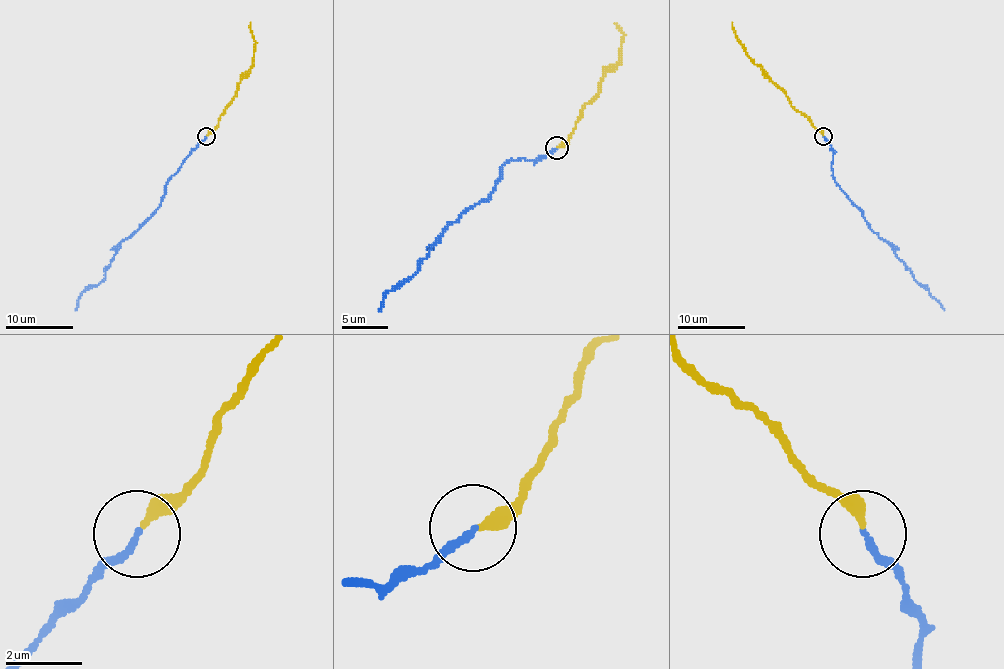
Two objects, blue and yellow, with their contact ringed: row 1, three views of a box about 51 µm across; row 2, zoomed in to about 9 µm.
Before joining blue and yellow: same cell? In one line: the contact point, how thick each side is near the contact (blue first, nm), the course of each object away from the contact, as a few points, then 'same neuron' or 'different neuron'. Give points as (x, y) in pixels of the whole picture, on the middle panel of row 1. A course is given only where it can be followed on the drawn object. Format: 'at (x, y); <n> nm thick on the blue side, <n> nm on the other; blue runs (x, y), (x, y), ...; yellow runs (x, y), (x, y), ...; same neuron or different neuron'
at (556, 147); 180 nm thick on the blue side, 300 nm on the other; blue runs (557, 147), (536, 160), (509, 160), (495, 190), (470, 206), (438, 236), (420, 268), (388, 293), (379, 311); yellow runs (557, 147), (573, 133), (580, 110), (596, 96), (603, 76), (619, 60), (623, 35), (616, 23); different neuron

